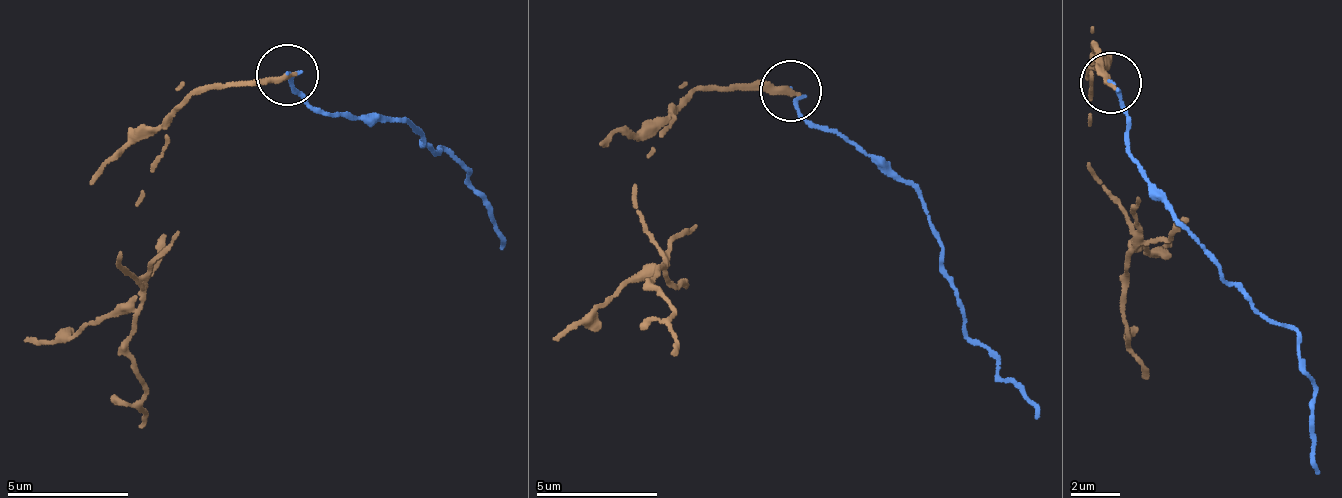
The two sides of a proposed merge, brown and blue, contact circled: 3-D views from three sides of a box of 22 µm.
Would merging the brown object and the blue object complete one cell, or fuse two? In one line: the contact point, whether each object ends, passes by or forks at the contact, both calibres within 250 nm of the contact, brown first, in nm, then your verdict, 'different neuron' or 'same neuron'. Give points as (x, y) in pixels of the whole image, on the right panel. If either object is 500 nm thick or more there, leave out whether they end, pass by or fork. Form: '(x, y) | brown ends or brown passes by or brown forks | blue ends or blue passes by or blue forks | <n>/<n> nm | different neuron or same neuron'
(1111, 83) | brown ends | blue ends | 280/140 nm | different neuron

